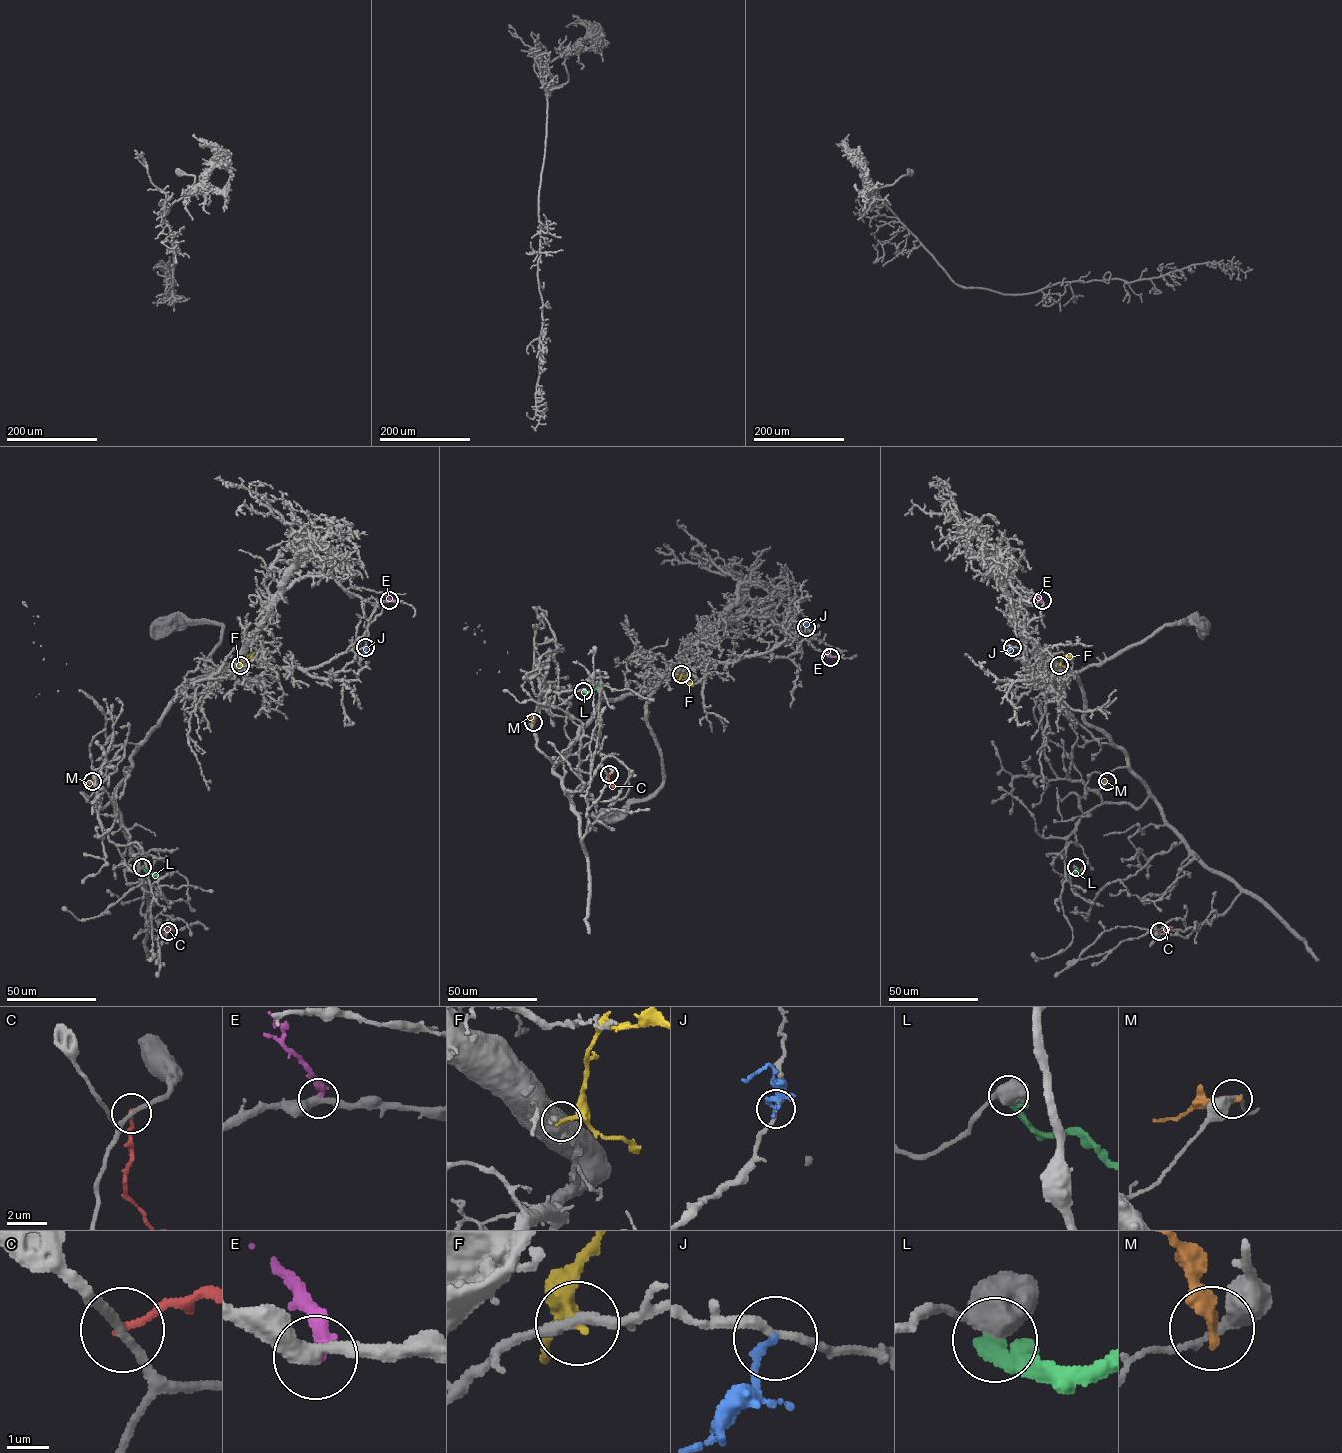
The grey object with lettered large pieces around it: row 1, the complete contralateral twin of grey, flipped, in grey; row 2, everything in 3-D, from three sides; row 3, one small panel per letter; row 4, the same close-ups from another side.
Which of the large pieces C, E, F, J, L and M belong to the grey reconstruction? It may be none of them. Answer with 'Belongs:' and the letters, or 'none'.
Belongs: E

